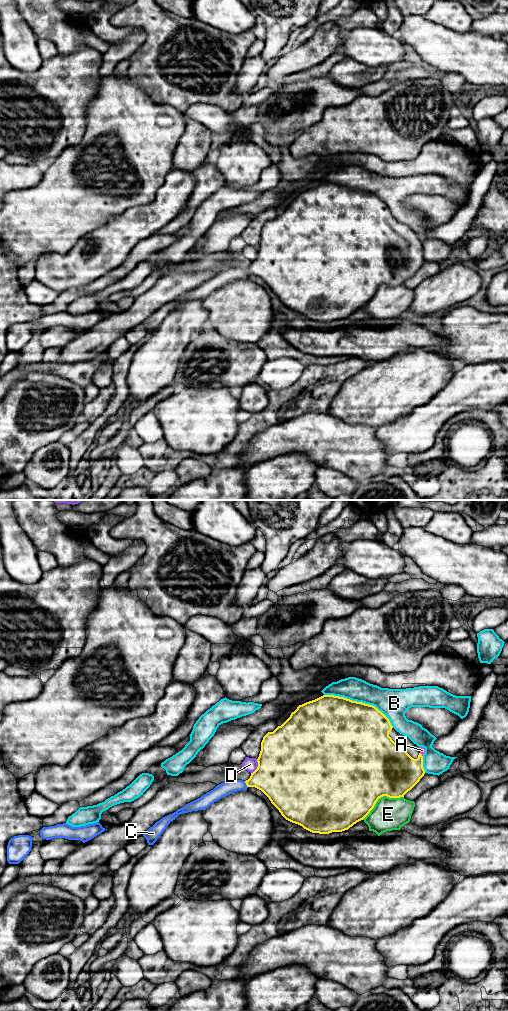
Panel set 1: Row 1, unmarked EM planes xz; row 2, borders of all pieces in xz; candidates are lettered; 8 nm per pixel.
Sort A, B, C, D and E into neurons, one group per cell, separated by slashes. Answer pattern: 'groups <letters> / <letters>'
groups A / B / C / D / E

